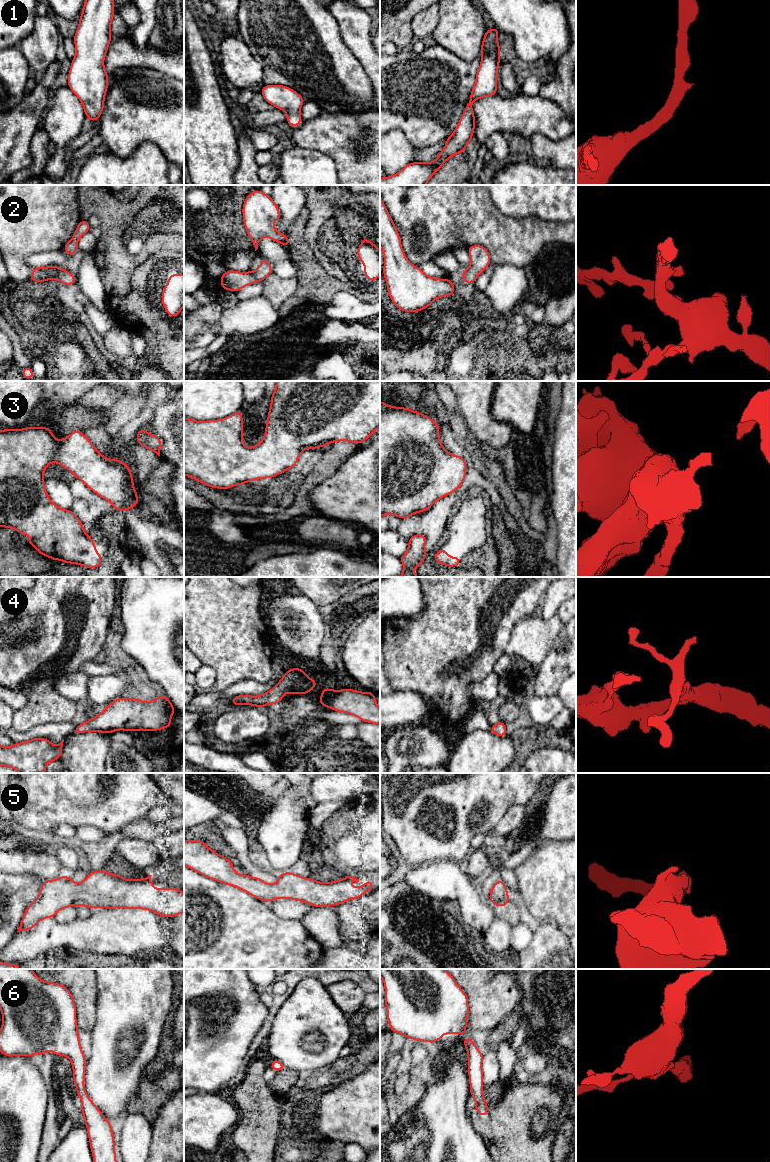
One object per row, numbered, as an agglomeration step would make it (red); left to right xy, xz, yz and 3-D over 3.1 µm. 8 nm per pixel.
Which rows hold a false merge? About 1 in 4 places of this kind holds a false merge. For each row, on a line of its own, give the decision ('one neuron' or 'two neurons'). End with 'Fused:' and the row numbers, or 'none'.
1: one neuron
2: one neuron
3: one neuron
4: one neuron
5: one neuron
6: one neuron
Fused: none

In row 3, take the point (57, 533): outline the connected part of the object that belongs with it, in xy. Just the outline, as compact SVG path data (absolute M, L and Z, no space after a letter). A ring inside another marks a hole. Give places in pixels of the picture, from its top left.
M28 427L23 429L0 430L0 527L14 528L21 535L32 535L27 545L33 545L36 551L53 561L78 564L87 568L97 568L103 558L95 548L95 542L84 531L81 520L69 509L61 509L49 498L44 486L43 473L52 462L56 462L74 474L94 493L109 501L114 510L126 513L139 505L131 470L126 463L116 459L107 459L101 455L82 431L73 431L68 437L57 440L48 427Z

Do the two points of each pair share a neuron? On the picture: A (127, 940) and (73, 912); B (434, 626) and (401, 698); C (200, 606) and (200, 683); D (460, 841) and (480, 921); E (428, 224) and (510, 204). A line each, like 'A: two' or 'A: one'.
A: two
B: two
C: two
D: two
E: two

